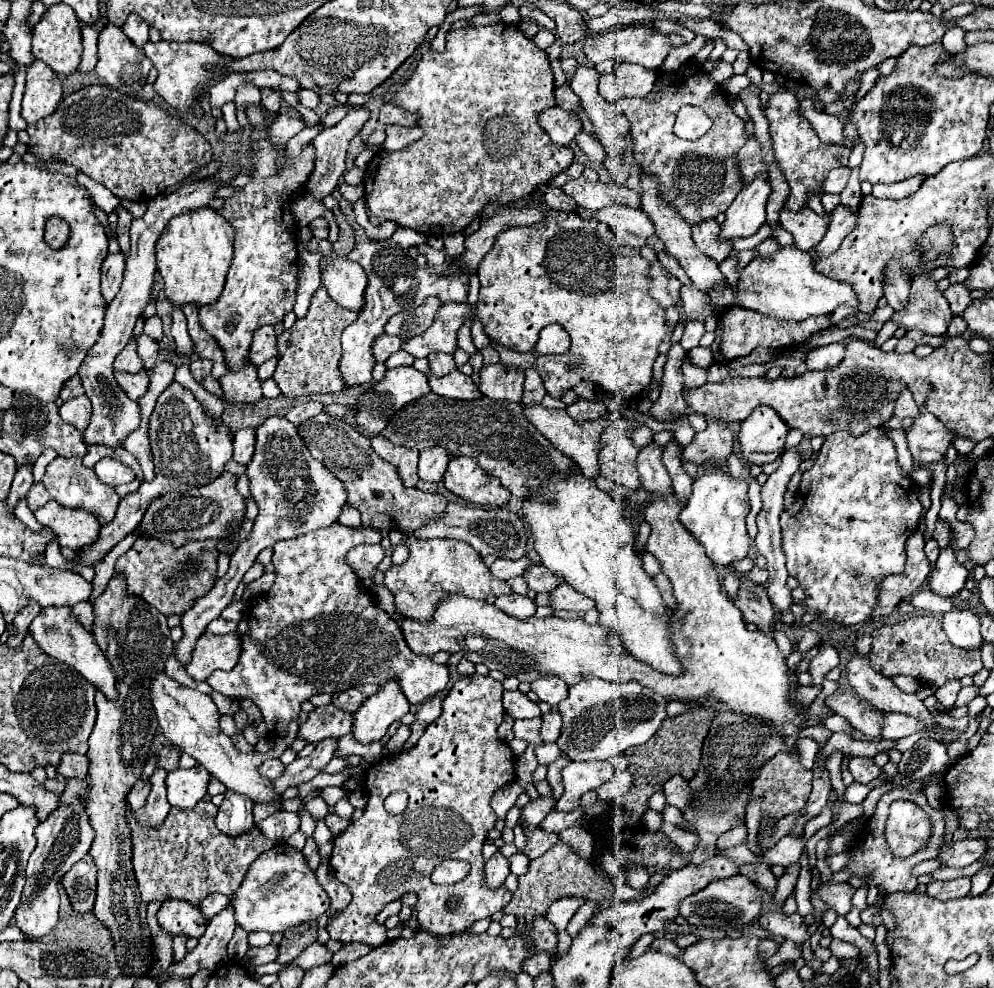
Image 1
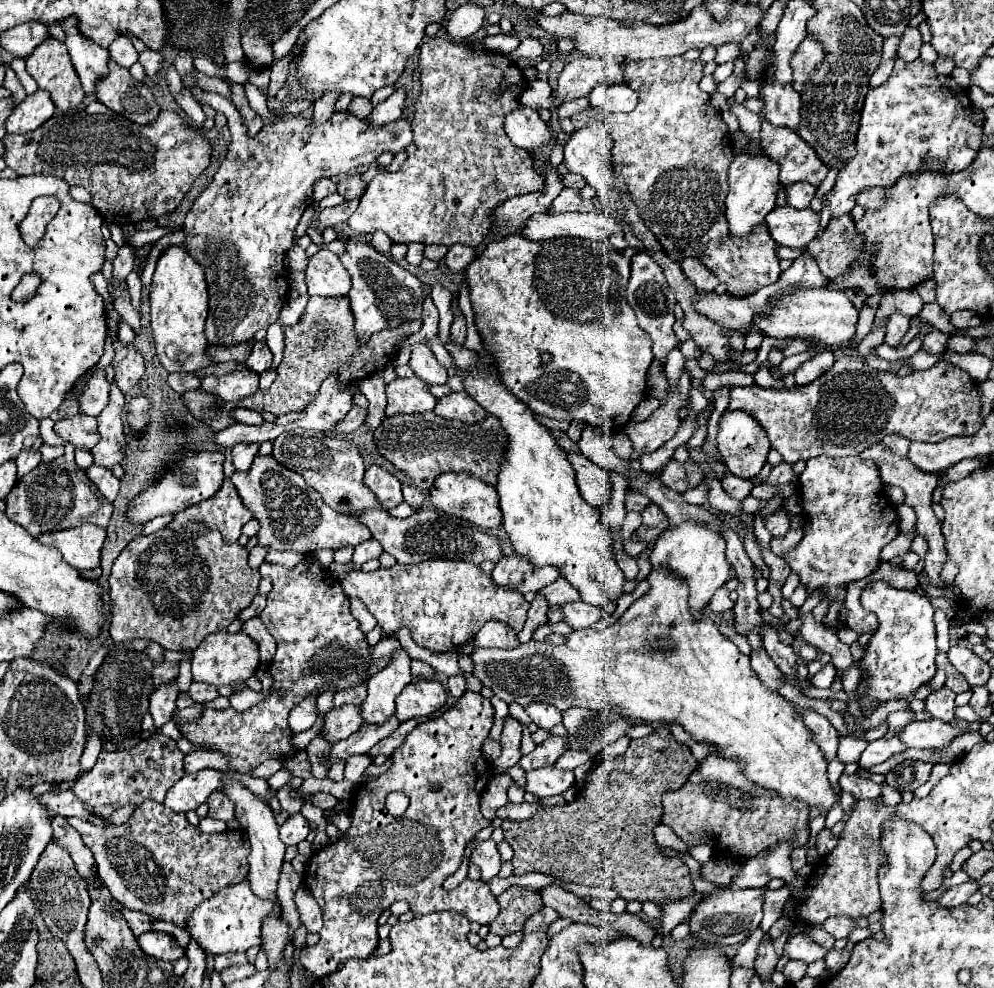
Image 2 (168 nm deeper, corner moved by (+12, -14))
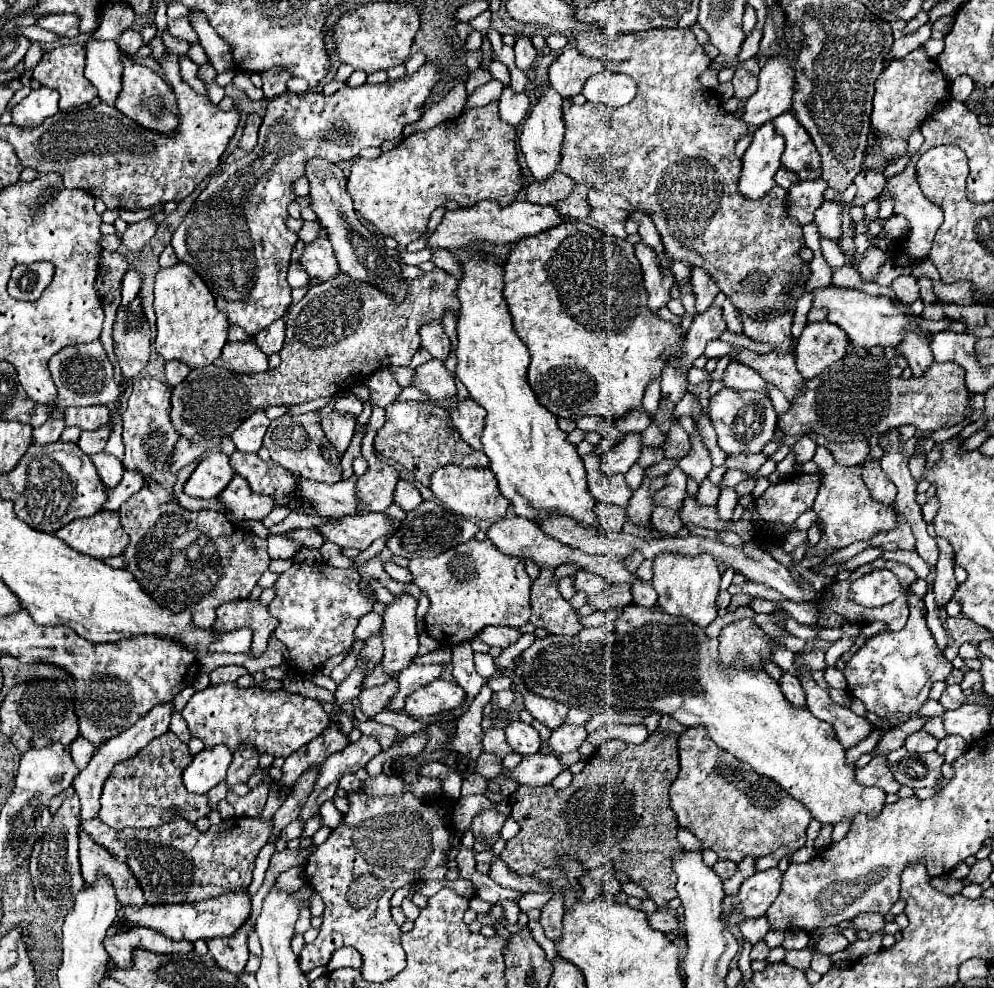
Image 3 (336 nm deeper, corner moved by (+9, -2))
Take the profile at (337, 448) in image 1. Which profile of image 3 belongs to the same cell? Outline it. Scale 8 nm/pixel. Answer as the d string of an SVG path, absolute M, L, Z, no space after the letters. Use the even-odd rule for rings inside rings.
M308 412L302 416L280 416L270 422L268 432L264 436L264 446L270 450L270 458L280 466L292 470L302 478L310 478L316 482L334 484L342 480L342 466L338 452L330 442L326 442L326 434L320 428L316 412Z

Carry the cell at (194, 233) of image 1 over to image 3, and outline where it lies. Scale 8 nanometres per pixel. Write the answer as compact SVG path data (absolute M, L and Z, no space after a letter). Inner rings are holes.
M178 260L174 266L158 270L156 286L154 286L154 312L156 312L156 332L158 332L154 344L164 360L180 360L190 368L204 368L220 356L220 350L226 344L226 336L228 336L226 314L216 310L212 292L202 282L202 278L198 278L194 268L186 266L186 262Z

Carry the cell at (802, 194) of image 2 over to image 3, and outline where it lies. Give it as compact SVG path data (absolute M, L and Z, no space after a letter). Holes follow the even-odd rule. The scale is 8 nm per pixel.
M782 166L782 168L776 172L776 178L774 178L774 180L776 180L778 186L782 186L784 190L788 190L788 186L792 186L794 182L800 182L800 176L794 174L792 170L786 170L786 168Z

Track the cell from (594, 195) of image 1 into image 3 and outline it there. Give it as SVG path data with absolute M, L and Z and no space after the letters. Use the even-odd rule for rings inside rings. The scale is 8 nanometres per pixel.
M556 172L548 182L538 184L538 182L530 182L526 186L526 200L532 204L554 204L558 200L568 198L574 192L574 180L562 172Z

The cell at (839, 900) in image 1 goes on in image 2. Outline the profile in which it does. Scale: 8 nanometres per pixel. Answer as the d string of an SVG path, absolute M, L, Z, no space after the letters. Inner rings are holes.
M827 918L827 924L823 924L823 930L827 930L835 938L849 938L855 926L857 924L851 918Z

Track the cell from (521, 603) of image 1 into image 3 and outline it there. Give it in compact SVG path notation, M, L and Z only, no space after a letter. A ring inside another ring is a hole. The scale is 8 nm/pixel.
M486 626L478 638L482 642L486 642L488 646L500 646L500 648L508 648L510 644L514 644L520 638L520 630L518 628L510 628L510 626Z

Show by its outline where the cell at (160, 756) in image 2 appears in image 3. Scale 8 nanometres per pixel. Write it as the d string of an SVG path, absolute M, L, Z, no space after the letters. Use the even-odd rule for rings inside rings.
M166 732L148 746L144 746L134 758L126 758L126 762L118 762L106 778L102 788L102 808L104 818L112 828L156 828L172 818L172 810L178 810L190 822L196 822L202 816L208 816L208 796L198 796L186 792L182 786L182 770L190 764L190 752L184 742L178 740L174 732Z

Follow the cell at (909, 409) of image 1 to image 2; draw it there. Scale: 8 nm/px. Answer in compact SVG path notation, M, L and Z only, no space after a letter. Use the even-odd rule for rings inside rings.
M893 434L893 436L887 436L887 438L883 438L883 442L881 442L887 450L891 450L893 454L899 454L899 456L907 456L907 450L909 450L909 444L911 442L907 442L907 438L899 438L897 434Z

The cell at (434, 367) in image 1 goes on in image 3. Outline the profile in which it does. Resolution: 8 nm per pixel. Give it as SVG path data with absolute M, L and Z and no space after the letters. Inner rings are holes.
M432 322L428 326L422 326L420 338L422 338L422 348L428 350L432 354L432 358L446 362L446 358L450 354L450 338L446 336L440 322Z

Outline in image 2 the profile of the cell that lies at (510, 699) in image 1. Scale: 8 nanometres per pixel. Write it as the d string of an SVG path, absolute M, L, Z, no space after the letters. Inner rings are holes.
M507 718L505 720L505 728L503 728L503 734L501 734L501 756L493 762L495 766L495 772L505 772L507 768L515 766L519 760L521 760L521 730L523 726L513 720L513 718Z

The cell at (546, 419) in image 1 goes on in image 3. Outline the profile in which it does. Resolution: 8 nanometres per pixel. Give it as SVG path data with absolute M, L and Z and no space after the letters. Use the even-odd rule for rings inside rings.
M588 454L582 460L584 460L584 466L586 466L586 474L588 474L590 494L598 502L610 502L610 504L616 504L620 508L626 508L628 500L632 496L632 490L628 488L624 476L622 474L616 474L616 476L602 474L602 468L600 468L602 462L594 454Z

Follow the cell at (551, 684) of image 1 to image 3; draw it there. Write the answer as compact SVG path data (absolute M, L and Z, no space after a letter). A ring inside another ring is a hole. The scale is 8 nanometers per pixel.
M504 669L503 674L510 676L513 682L516 684L516 692L522 694L522 700L524 700L524 708L544 726L548 728L558 728L562 726L564 718L566 718L566 712L568 712L568 706L562 704L562 702L556 702L552 698L542 698L538 694L534 694L532 690L528 690L520 678L516 678L513 670Z

